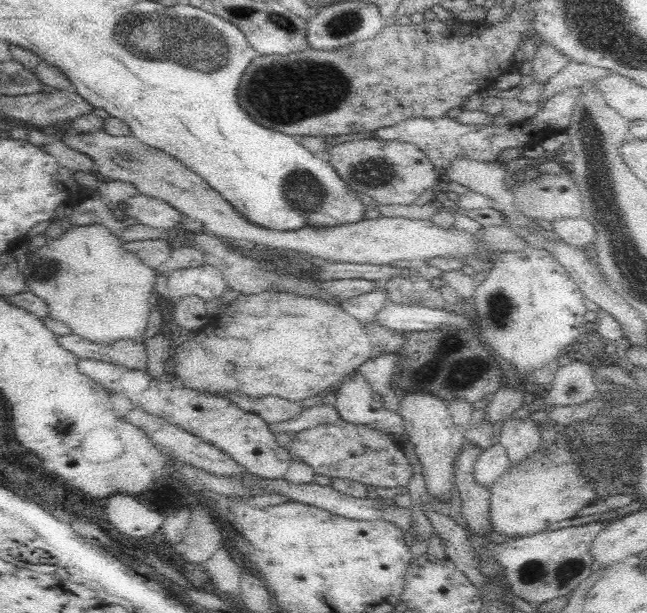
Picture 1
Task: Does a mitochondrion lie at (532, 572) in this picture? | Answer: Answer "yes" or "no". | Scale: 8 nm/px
yes

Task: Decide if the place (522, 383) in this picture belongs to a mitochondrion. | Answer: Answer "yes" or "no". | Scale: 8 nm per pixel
no

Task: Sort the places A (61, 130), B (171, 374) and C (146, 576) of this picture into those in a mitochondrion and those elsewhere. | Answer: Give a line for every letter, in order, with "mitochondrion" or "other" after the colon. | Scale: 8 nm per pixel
A: other
B: other
C: other

